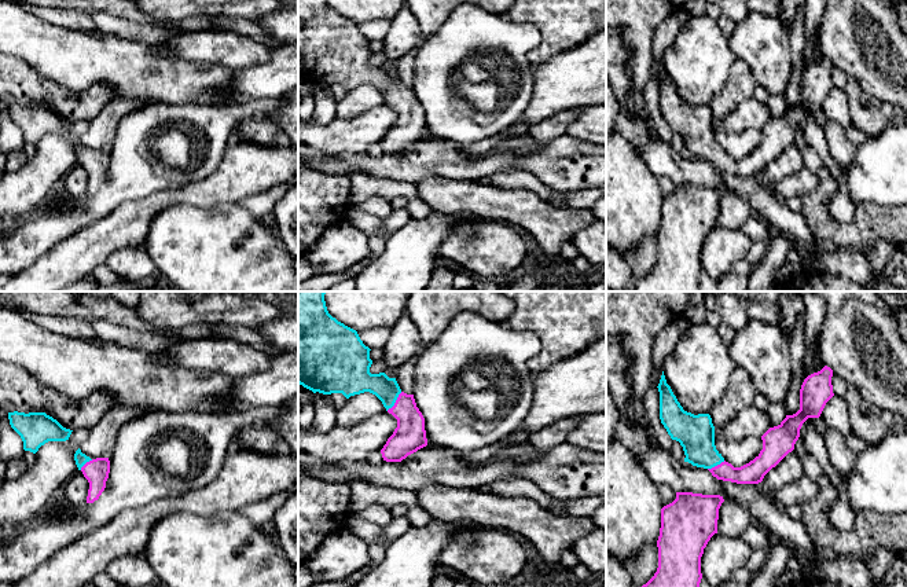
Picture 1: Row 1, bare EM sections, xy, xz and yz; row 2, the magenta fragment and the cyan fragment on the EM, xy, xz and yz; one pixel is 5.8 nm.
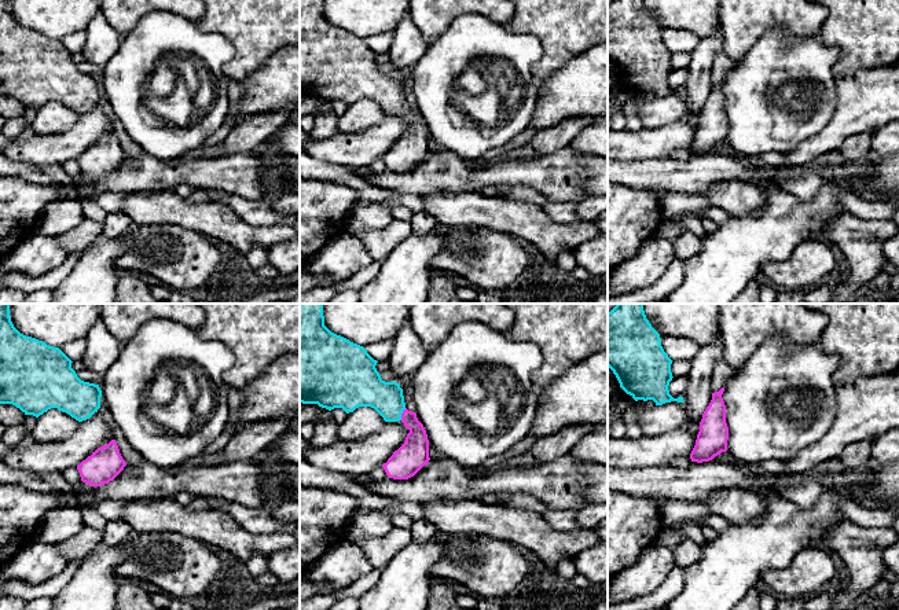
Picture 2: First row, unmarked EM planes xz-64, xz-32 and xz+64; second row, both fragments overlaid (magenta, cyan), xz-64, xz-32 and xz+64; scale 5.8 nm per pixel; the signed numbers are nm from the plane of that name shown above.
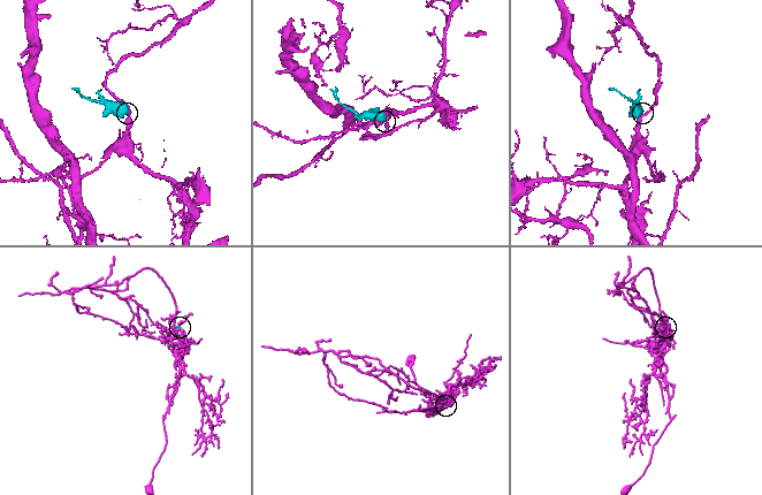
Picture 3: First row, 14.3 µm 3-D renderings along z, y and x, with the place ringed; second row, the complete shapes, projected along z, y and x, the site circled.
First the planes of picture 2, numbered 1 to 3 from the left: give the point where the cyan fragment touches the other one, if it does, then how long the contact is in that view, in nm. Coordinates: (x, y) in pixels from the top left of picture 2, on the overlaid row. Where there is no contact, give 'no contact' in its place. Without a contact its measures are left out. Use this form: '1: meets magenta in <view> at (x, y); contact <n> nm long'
1: no contact
2: meets magenta in xz-32 at (402, 414); contact 80 nm long
3: no contact

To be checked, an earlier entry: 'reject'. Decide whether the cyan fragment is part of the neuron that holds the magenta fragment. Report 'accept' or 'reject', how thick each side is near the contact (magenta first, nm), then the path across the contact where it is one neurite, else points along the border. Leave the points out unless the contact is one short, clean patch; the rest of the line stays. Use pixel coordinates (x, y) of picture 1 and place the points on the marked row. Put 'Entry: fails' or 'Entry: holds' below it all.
accept; calibres 190 and 150 nm; way xz (410, 435), (410, 418), (396, 402), (378, 384), (360, 380)
Entry: fails

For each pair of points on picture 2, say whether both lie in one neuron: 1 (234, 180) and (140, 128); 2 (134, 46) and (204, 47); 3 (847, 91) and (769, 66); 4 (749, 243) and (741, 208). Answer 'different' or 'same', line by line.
1: different
2: same
3: different
4: different

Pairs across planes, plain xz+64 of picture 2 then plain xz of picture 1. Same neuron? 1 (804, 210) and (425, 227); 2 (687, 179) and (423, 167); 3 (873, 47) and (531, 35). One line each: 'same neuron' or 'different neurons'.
1: same neuron
2: same neuron
3: different neurons

